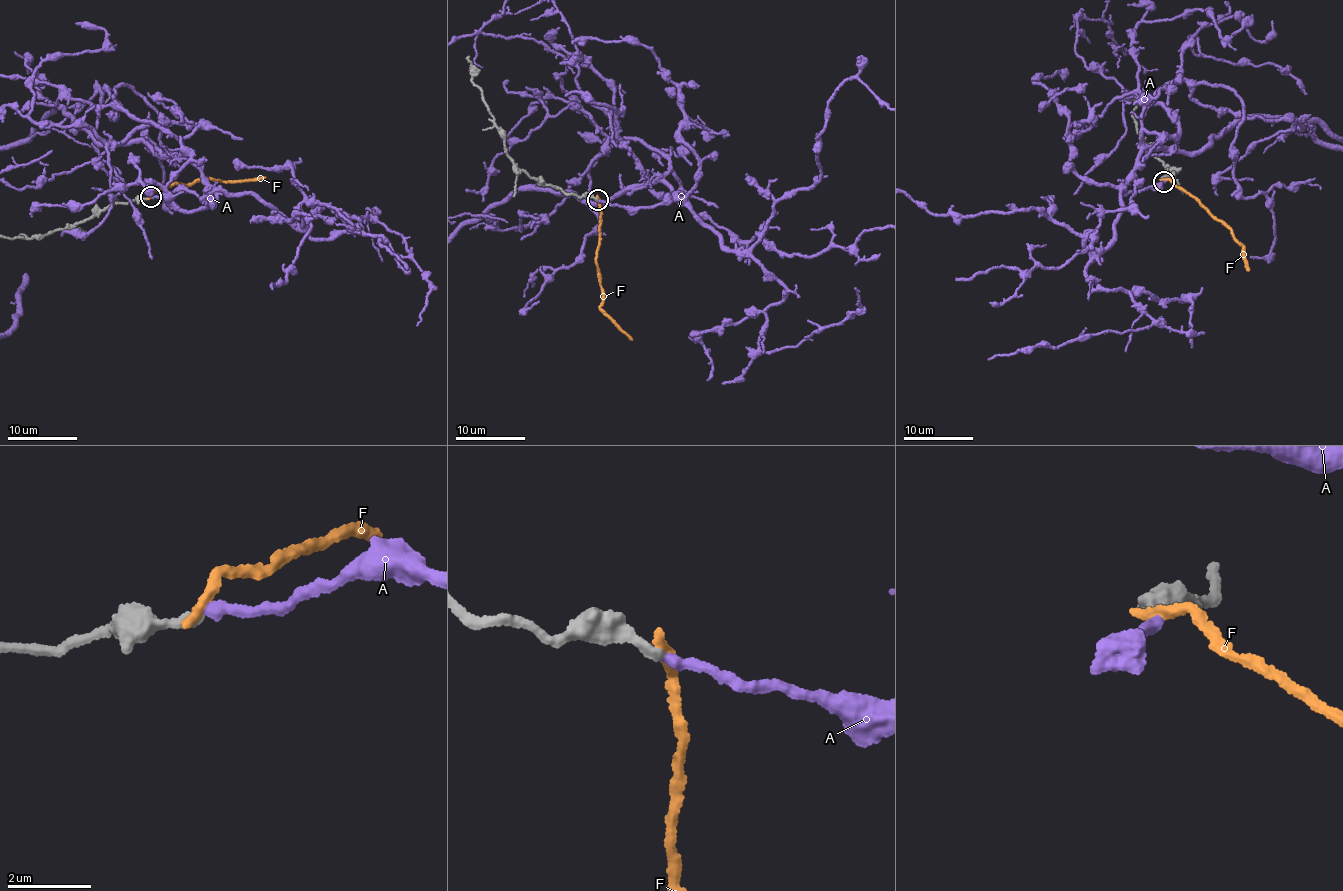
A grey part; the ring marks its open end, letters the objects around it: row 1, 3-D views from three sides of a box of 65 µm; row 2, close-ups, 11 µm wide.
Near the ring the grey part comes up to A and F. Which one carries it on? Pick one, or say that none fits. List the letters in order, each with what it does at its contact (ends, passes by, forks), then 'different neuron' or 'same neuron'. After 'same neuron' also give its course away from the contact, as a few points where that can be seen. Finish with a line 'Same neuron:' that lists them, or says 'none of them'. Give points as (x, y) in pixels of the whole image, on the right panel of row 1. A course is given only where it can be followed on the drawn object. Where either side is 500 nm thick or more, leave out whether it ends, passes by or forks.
A: it ends | same neuron
F: it ends | different neuron
Same neuron: A

